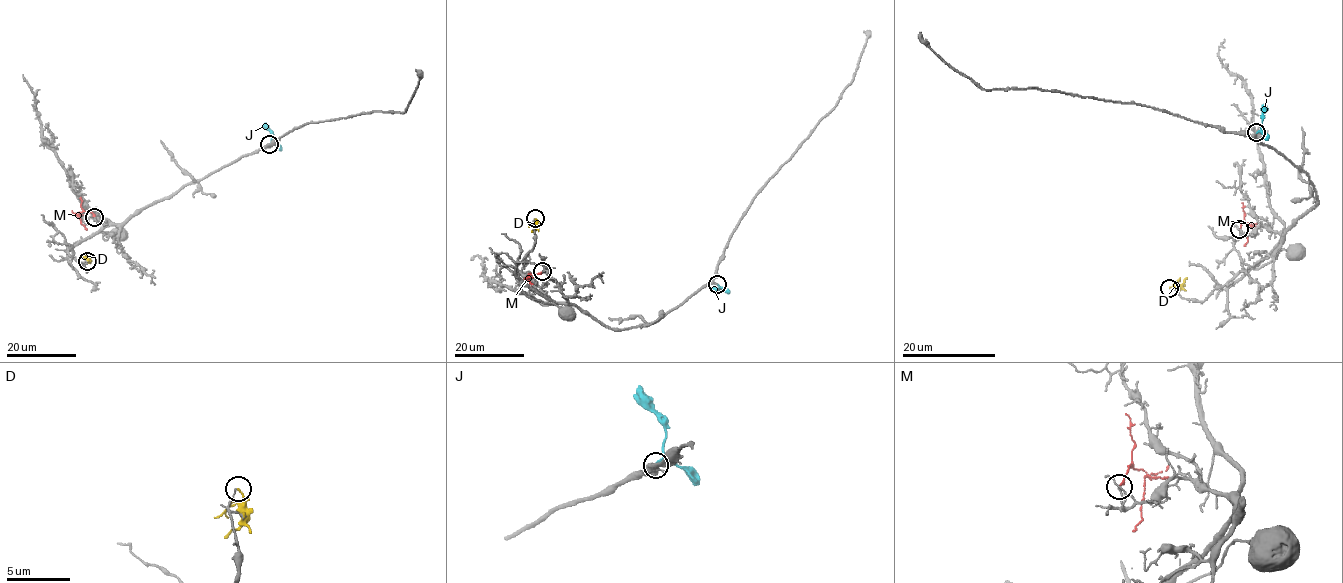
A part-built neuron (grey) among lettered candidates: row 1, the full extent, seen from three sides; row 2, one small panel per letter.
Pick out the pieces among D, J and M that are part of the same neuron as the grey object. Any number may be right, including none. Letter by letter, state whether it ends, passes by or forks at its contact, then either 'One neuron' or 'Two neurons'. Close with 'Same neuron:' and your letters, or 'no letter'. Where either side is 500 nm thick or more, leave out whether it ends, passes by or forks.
D: It ends there. Two neurons
J: It ends there. One neuron
M: It ends there. Two neurons
Same neuron: J

